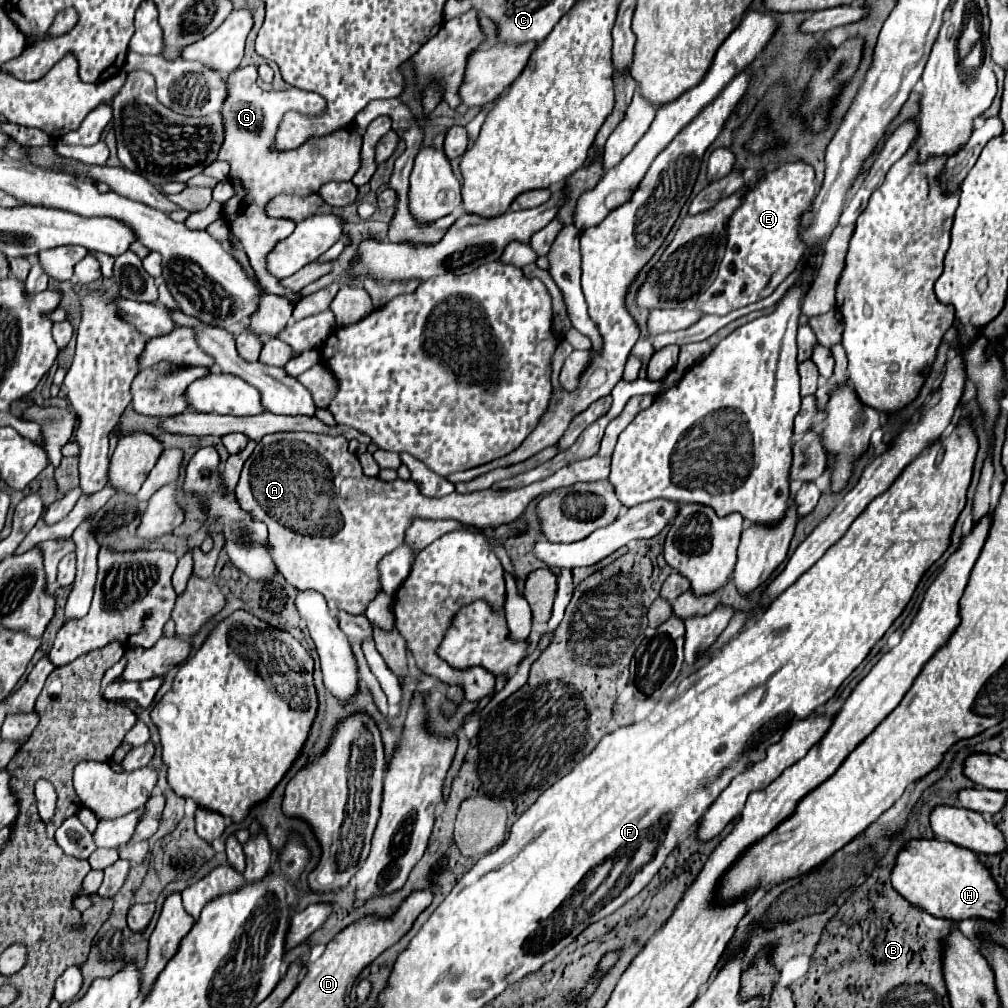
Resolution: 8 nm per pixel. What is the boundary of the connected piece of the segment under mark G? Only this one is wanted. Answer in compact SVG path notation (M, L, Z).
M250 65L238 69L226 81L226 85L230 87L230 95L222 107L222 115L226 117L226 139L222 143L218 159L230 163L230 183L234 185L236 195L228 203L224 203L224 217L228 219L232 231L242 239L248 261L260 283L268 289L268 293L286 297L292 305L296 305L302 295L280 285L280 279L266 269L268 253L276 247L278 241L286 239L296 225L288 219L270 219L262 215L262 203L266 203L266 199L272 199L278 193L308 195L316 193L328 181L350 181L362 165L362 137L350 129L326 135L326 139L312 139L310 143L304 143L298 151L270 151L274 131L278 129L278 123L282 121L282 115L286 111L294 109L304 115L318 115L324 109L326 101L320 95L306 93L302 89L292 89L288 91L288 95L286 91L262 91L256 85L256 75L256 67Z

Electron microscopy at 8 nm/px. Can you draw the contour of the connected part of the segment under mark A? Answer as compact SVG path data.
M652 395L632 397L624 411L606 427L600 451L588 459L574 461L566 467L562 467L558 473L554 473L548 479L536 481L532 485L514 489L514 491L474 491L474 493L450 493L442 499L424 499L420 495L418 485L414 481L402 481L396 479L392 483L382 481L380 477L366 477L362 473L360 461L356 455L348 451L348 439L346 437L332 437L322 433L274 433L266 435L254 449L254 453L246 459L240 481L236 485L236 499L242 511L250 513L252 519L266 523L268 527L268 539L266 547L270 549L270 555L274 557L274 563L278 565L278 571L286 577L288 583L292 583L296 589L306 591L312 589L320 595L324 595L328 609L334 611L346 611L352 615L364 615L368 603L380 593L380 573L378 563L384 555L394 551L402 545L404 531L408 529L412 517L424 517L424 519L454 519L464 525L472 525L478 529L492 529L498 525L506 525L514 519L518 519L530 501L534 501L540 495L552 493L560 487L568 487L580 481L600 481L608 479L610 475L610 457L614 453L614 445L618 435L626 429L626 425L646 407L650 407L654 401Z

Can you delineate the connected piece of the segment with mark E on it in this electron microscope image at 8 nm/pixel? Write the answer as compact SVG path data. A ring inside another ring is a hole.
M802 161L784 163L778 169L768 171L756 187L746 193L744 203L728 221L728 247L718 277L696 301L702 313L728 315L738 307L764 299L796 269L806 251L800 237L802 215L812 209L814 195L814 169Z

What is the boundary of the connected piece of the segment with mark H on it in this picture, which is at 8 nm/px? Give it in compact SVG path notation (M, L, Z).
M938 839L910 841L898 855L898 865L892 871L892 885L912 905L952 923L960 923L964 919L984 919L998 923L1002 917L1000 909L1004 897L990 871L974 851L962 849L954 843Z

